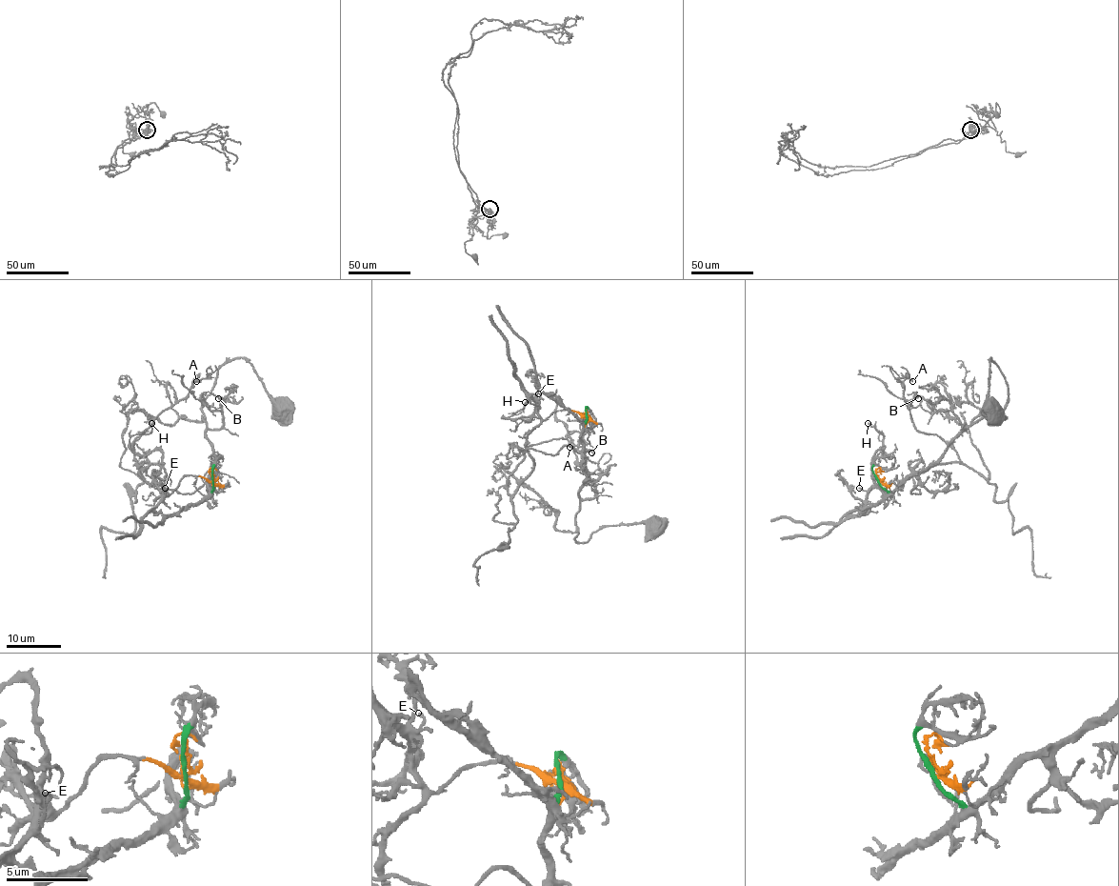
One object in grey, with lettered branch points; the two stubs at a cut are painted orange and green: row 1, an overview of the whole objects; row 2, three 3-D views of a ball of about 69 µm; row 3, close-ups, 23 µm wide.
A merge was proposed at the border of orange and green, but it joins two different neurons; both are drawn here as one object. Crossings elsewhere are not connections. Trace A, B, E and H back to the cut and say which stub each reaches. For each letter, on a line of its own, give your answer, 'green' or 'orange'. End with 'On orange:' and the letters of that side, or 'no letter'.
A: orange
B: green
E: orange
H: orange
On orange: A, E, H

